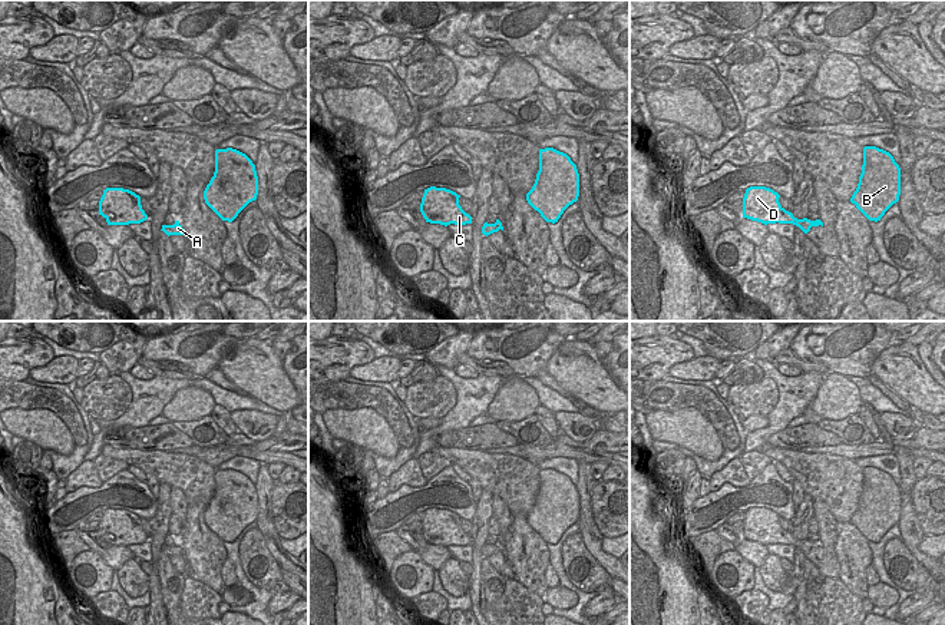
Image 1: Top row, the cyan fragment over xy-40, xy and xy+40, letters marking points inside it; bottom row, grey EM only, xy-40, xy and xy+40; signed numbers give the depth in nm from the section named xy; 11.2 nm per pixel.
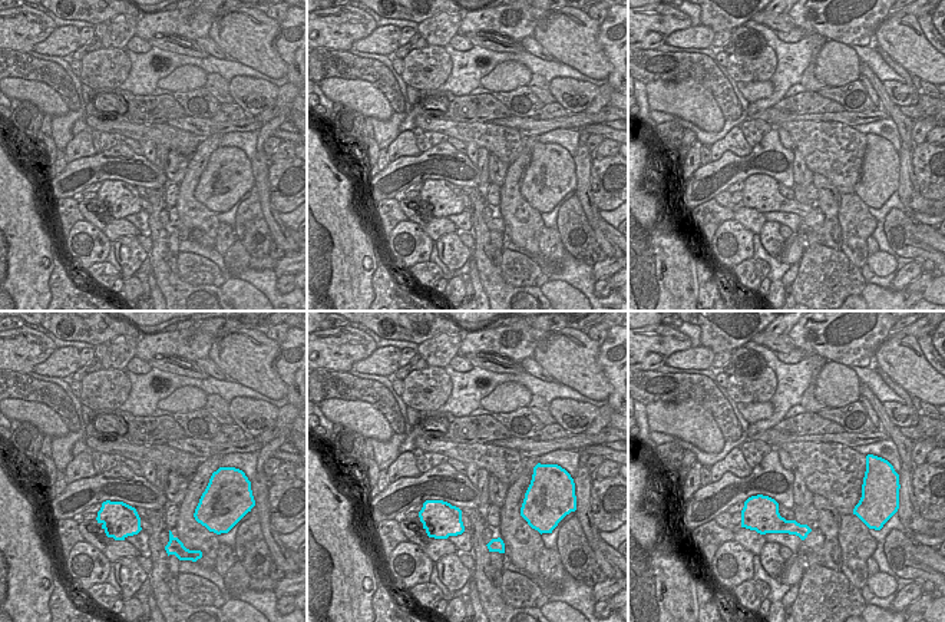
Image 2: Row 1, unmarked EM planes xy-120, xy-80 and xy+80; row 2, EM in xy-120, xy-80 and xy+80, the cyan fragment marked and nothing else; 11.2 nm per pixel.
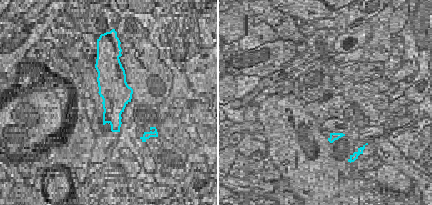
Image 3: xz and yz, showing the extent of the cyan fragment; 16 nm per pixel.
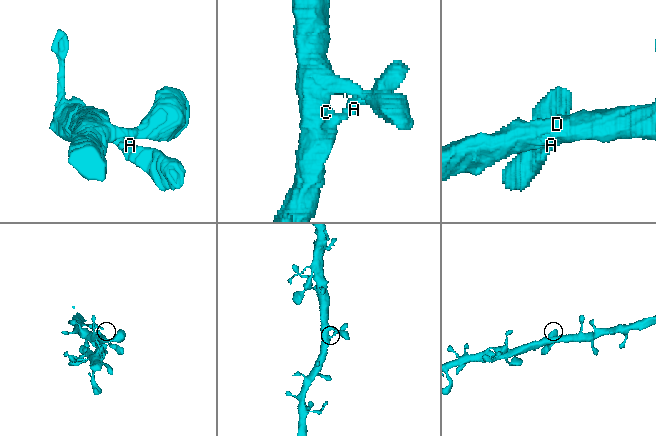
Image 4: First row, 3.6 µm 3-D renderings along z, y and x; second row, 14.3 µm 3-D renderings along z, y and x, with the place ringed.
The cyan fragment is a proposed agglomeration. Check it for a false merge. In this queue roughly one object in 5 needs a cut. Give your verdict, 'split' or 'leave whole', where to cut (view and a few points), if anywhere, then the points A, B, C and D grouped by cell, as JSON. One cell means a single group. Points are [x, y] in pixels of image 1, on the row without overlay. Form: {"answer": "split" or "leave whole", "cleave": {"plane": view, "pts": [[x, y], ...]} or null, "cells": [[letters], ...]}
{"answer": "leave whole", "cleave": null, "cells": [["A", "B", "C", "D"]]}

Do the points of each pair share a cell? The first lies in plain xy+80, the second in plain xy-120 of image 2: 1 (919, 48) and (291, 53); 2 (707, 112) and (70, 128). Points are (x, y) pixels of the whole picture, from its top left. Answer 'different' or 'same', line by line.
1: different
2: different

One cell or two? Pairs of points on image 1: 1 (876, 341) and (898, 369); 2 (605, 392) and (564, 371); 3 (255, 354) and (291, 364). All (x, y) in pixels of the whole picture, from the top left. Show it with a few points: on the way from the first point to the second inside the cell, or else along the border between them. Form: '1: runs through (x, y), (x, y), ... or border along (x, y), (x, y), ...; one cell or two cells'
1: border along (894, 341), (875, 360), (871, 373); two cells
2: runs through (595, 387), (580, 371), (574, 371); one cell
3: border along (281, 361), (281, 367), (293, 384); two cells

